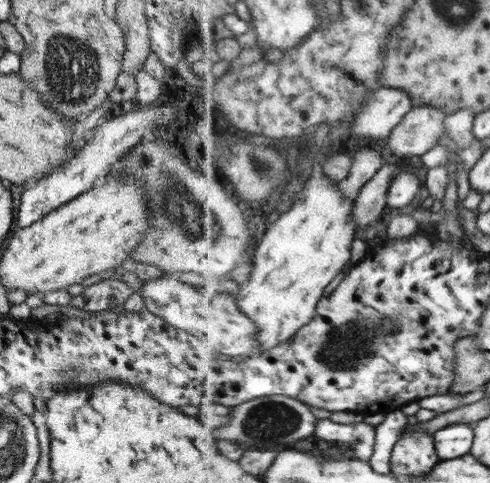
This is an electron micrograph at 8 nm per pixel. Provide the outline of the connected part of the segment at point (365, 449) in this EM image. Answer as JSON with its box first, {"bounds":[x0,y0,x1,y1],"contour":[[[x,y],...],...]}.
{"bounds":[317,419,376,462],"contour":[[[319,419],[317,436],[323,440],[348,444],[354,451],[355,458],[370,462],[376,449],[376,427],[360,421],[353,424],[337,424],[330,419]]]}

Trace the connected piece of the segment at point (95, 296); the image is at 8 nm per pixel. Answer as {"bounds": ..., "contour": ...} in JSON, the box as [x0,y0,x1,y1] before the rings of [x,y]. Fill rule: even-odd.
{"bounds":[70,279,132,312],"contour":[[[104,279],[83,289],[80,294],[71,295],[70,305],[87,312],[107,311],[123,304],[132,291],[118,279]]]}

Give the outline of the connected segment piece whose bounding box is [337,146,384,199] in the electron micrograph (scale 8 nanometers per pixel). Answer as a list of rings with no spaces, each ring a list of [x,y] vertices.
[[[362,146],[352,158],[350,176],[339,182],[337,188],[341,194],[356,199],[361,189],[375,177],[383,165],[383,153],[375,148]]]

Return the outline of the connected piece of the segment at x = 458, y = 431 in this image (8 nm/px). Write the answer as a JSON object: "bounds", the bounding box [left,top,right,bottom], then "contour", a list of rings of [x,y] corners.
{"bounds":[433,424,474,460],"contour":[[[450,424],[433,434],[441,460],[451,460],[472,453],[474,446],[474,424]]]}

